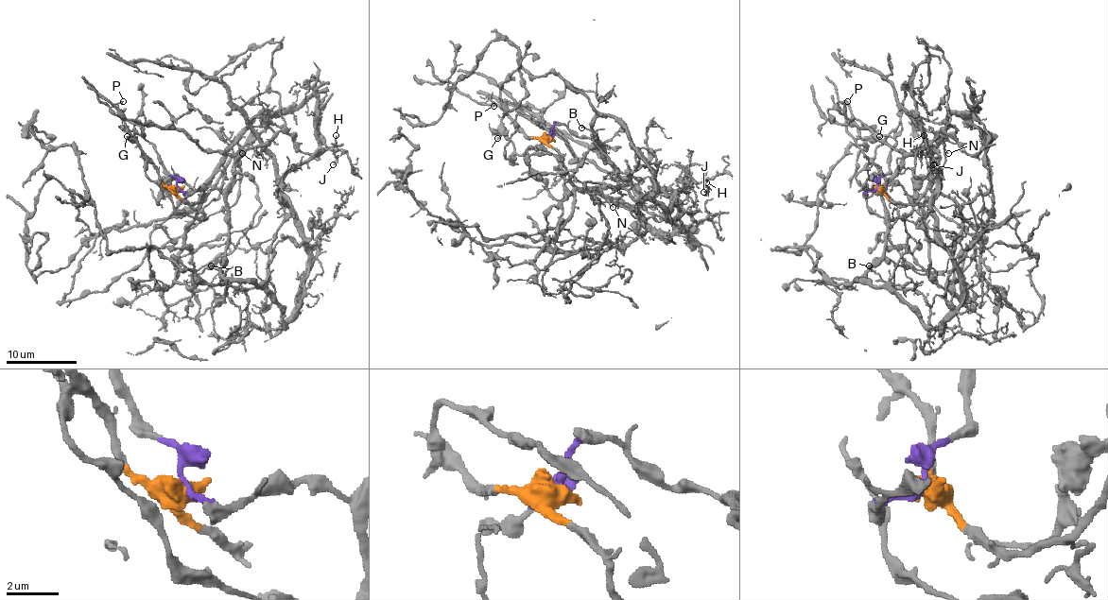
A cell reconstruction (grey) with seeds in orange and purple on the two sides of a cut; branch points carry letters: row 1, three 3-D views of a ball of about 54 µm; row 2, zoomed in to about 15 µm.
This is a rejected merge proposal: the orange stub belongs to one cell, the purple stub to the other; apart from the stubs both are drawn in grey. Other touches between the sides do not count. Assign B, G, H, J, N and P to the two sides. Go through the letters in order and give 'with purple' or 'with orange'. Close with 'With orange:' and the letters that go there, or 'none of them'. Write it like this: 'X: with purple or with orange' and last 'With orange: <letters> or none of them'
B: with purple
G: with orange
H: with purple
J: with purple
N: with orange
P: with orange
With orange: G, N, P

